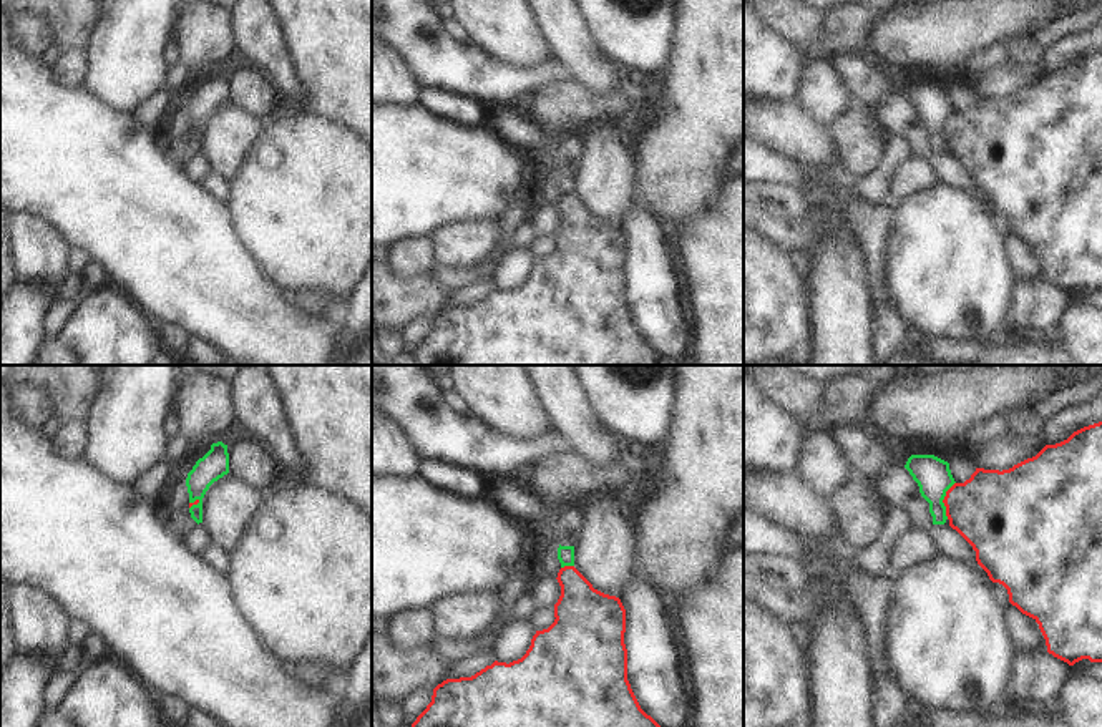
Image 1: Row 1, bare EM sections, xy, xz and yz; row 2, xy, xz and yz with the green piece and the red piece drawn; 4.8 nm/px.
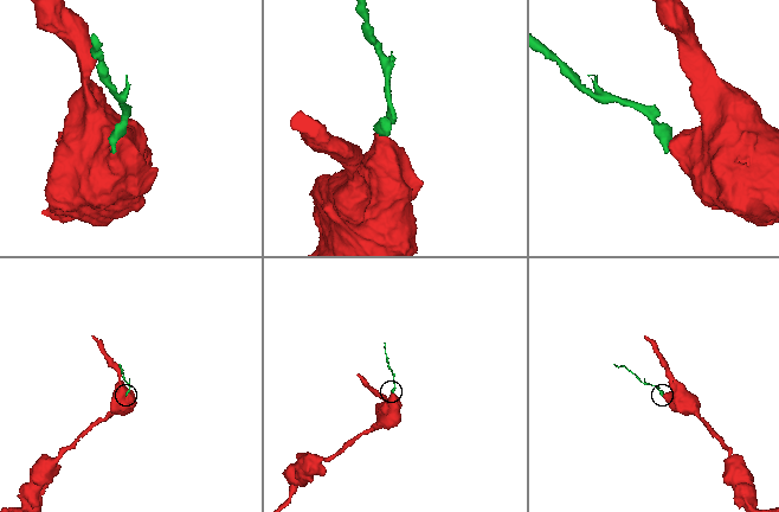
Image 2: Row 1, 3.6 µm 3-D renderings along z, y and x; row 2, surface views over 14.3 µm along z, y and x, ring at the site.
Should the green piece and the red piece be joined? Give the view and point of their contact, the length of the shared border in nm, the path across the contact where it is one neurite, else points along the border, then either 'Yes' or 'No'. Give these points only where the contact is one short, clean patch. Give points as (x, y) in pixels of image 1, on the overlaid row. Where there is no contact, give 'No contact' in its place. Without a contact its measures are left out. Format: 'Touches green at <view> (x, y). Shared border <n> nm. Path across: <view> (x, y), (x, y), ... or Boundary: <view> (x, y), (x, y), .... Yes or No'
Touches green at yz (943, 498). Shared border 190 nm. Boundary: yz (955, 482), (943, 500), (946, 518). No

